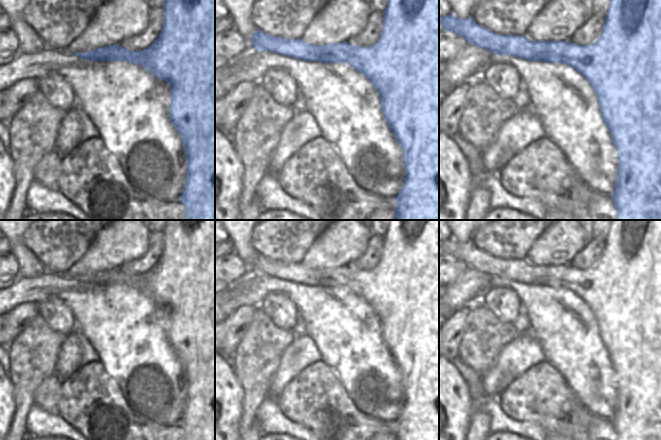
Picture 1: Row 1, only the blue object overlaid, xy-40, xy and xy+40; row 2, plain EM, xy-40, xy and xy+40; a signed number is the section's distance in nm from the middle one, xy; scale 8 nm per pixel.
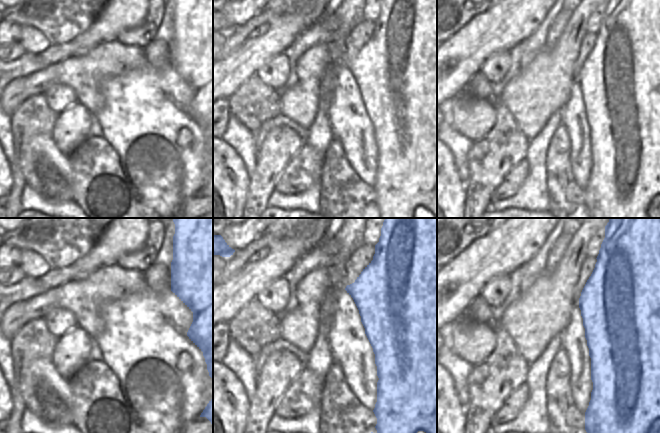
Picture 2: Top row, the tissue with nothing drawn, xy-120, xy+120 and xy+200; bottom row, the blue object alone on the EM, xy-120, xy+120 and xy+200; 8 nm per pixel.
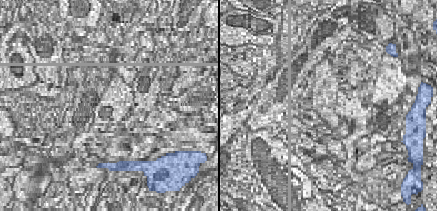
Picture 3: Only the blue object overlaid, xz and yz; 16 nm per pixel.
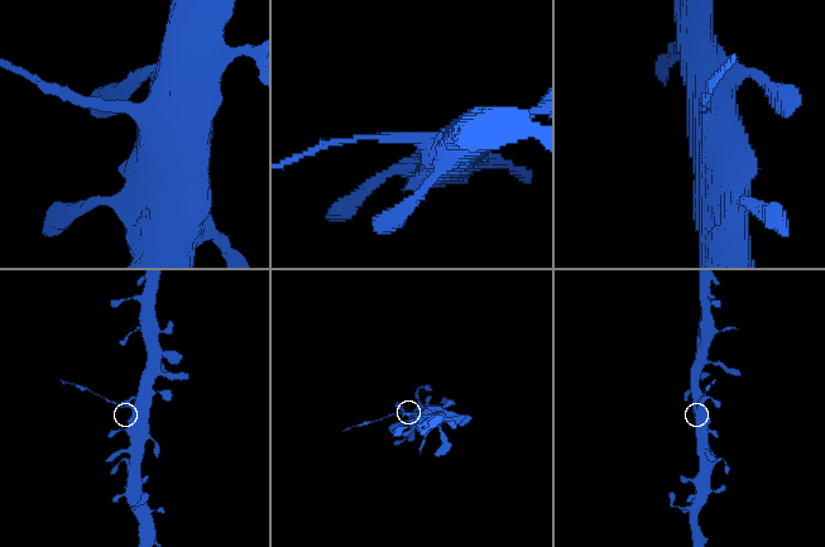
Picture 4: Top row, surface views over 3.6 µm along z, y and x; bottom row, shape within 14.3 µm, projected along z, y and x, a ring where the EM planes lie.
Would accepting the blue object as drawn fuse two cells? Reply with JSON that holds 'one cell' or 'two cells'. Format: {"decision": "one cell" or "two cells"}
{"decision": "two cells"}

